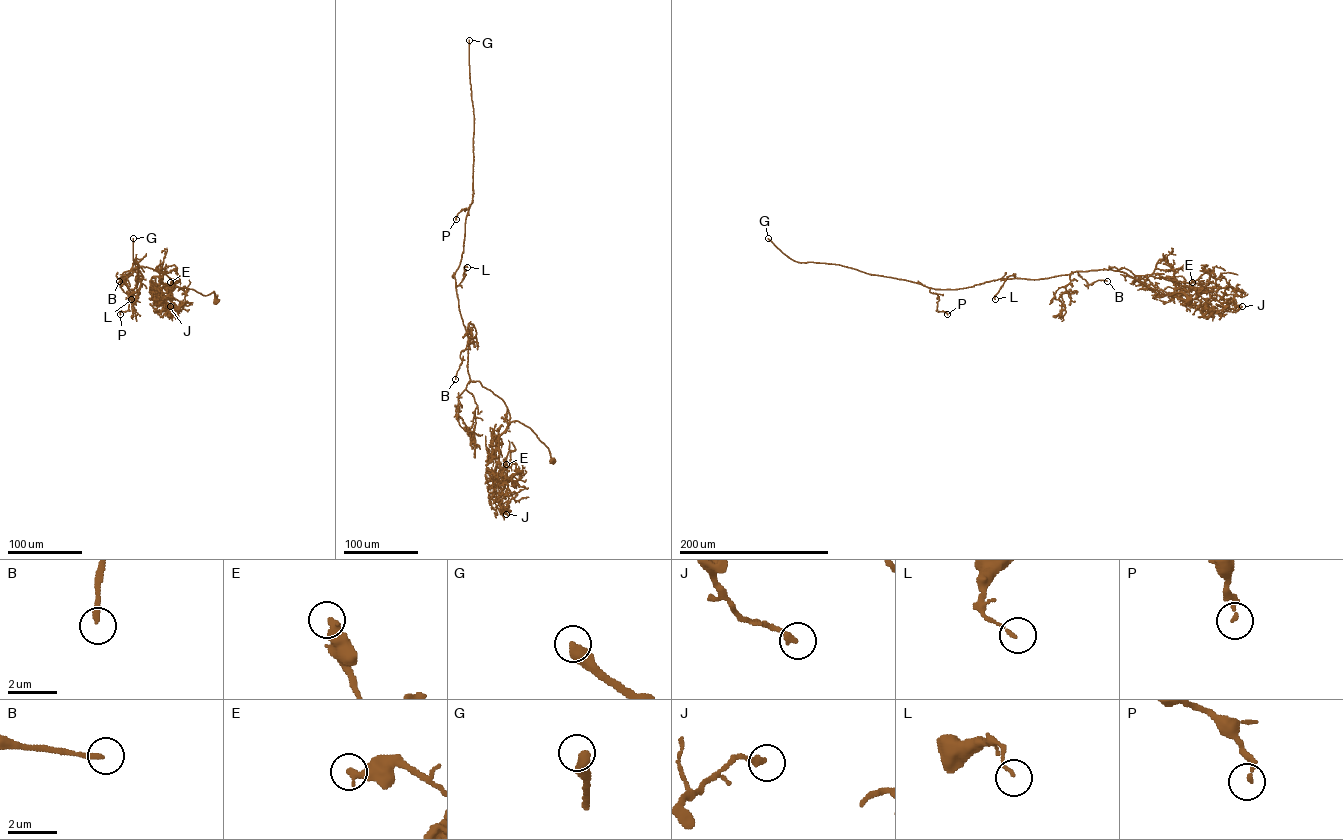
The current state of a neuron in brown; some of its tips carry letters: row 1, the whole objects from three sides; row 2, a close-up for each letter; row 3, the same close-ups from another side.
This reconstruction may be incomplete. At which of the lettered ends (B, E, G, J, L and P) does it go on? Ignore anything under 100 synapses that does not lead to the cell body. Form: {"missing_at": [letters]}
{"missing_at": ["B", "G"]}

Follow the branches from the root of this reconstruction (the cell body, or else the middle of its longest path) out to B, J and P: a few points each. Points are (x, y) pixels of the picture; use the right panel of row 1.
B: (1189, 300), (1181, 292), (1167, 295), (1149, 287), (1150, 289), (1114, 267), (1077, 271), (1089, 284), (1107, 281)
J: (1189, 300), (1181, 292), (1167, 295), (1149, 287), (1161, 296), (1209, 304), (1218, 310), (1242, 306)
P: (1189, 300), (1109, 266), (930, 288), (939, 297), (937, 310), (947, 314)

